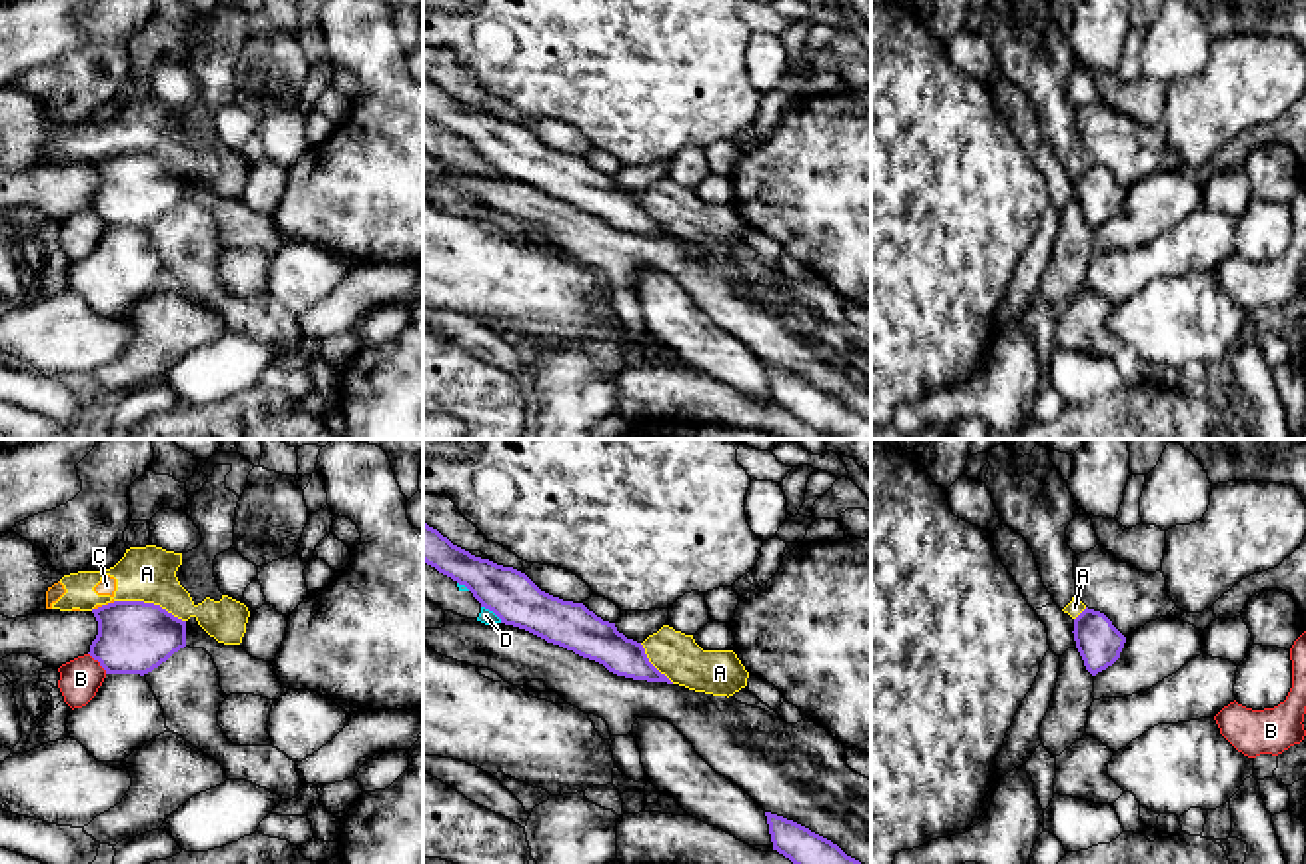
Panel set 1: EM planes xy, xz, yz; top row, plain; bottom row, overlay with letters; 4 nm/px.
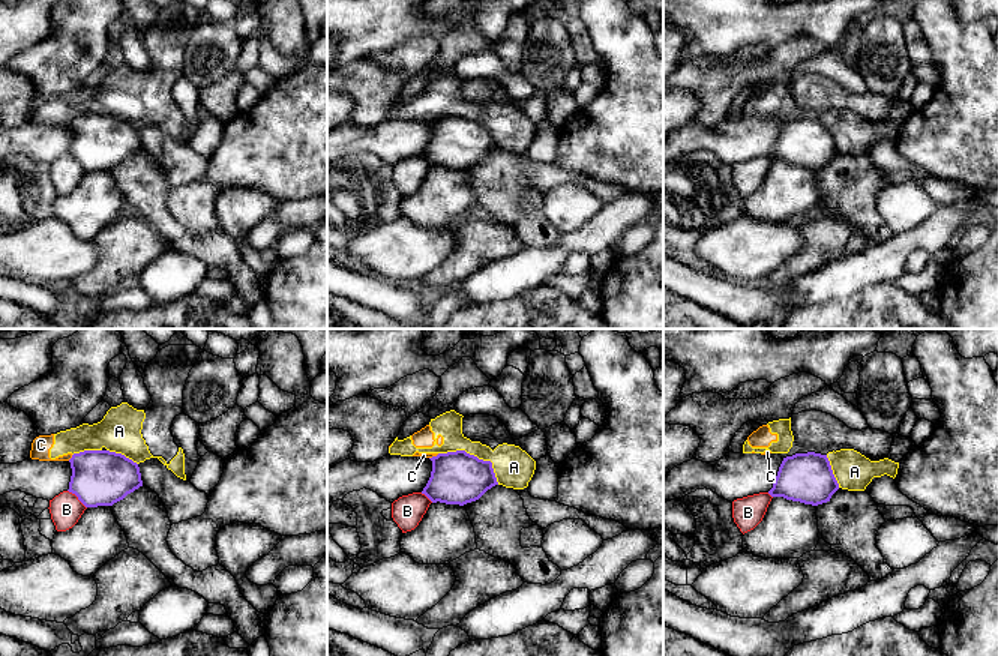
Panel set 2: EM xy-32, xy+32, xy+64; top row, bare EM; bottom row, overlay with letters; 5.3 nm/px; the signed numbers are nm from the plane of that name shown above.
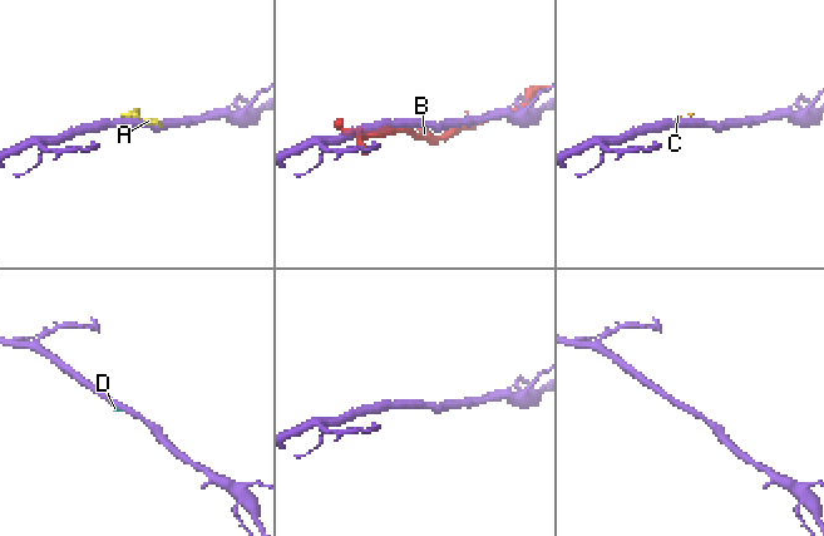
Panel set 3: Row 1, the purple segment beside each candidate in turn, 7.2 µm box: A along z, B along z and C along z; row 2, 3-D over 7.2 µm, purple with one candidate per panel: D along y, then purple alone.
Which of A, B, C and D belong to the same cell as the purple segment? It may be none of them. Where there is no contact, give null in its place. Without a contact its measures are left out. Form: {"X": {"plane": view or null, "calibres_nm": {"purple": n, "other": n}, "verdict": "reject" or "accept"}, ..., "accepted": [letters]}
{"A": {"plane": "xy", "calibres_nm": {"purple": 300, "other": 220}, "verdict": "reject"}, "B": {"plane": "xy", "calibres_nm": {"purple": 300, "other": 160}, "verdict": "reject"}, "C": {"plane": "xy", "calibres_nm": {"purple": 300, "other": 20}, "verdict": "reject"}, "D": {"plane": "xz", "calibres_nm": {"purple": 200, "other": 60}, "verdict": "reject"}, "accepted": []}

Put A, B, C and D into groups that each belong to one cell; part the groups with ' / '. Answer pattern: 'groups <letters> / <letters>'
groups A C D / B

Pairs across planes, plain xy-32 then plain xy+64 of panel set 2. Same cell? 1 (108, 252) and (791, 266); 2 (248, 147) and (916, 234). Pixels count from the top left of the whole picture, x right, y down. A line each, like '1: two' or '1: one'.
1: one
2: two

